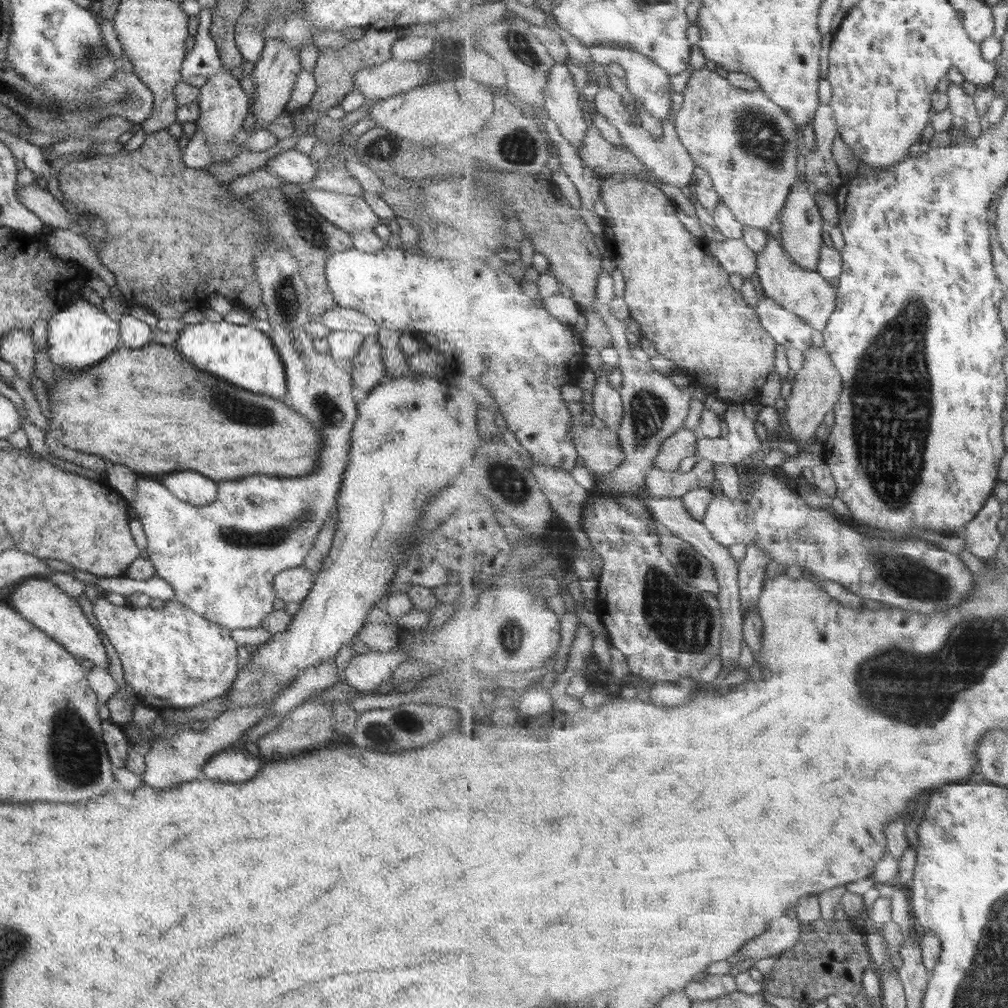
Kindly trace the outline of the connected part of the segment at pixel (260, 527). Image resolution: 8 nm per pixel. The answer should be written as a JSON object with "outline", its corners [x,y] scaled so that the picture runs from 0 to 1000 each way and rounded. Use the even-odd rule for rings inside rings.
{"outline":[[[267,235],[257,237],[255,242],[255,248],[250,254],[250,267],[252,275],[254,276],[255,284],[258,288],[258,295],[260,303],[263,306],[265,312],[264,319],[268,329],[265,331],[268,335],[269,341],[275,348],[281,365],[283,368],[284,375],[284,393],[283,398],[287,405],[290,405],[295,411],[298,411],[306,420],[310,423],[316,434],[318,434],[318,448],[316,448],[316,454],[314,454],[314,460],[313,460],[313,466],[307,468],[305,472],[295,472],[295,474],[267,474],[267,472],[245,472],[245,474],[238,474],[234,477],[222,476],[215,477],[214,479],[214,494],[211,496],[209,501],[201,503],[193,503],[189,500],[184,500],[180,496],[176,496],[168,490],[169,488],[160,480],[152,477],[145,472],[136,472],[135,474],[135,489],[134,497],[127,500],[127,504],[132,504],[134,511],[136,511],[137,517],[140,519],[141,527],[145,534],[145,549],[148,558],[152,561],[154,565],[154,571],[160,573],[163,577],[166,577],[172,584],[173,593],[176,597],[183,600],[184,603],[190,605],[197,609],[197,611],[203,612],[203,615],[207,617],[218,619],[227,625],[237,625],[244,623],[255,623],[258,621],[259,614],[267,607],[271,606],[271,595],[273,595],[272,585],[270,577],[273,571],[281,565],[287,563],[293,563],[298,562],[301,556],[304,555],[307,548],[312,544],[312,536],[314,529],[318,526],[318,523],[324,518],[326,510],[333,507],[333,495],[336,488],[337,478],[339,475],[342,463],[344,463],[344,448],[346,447],[346,437],[347,429],[350,418],[353,416],[353,402],[348,396],[348,375],[341,361],[333,359],[324,350],[316,350],[313,347],[310,340],[310,334],[303,328],[303,324],[307,318],[307,303],[306,303],[306,288],[304,286],[303,279],[298,273],[298,266],[296,260],[292,257],[291,252],[285,248],[285,246],[279,246],[277,242]]]}

